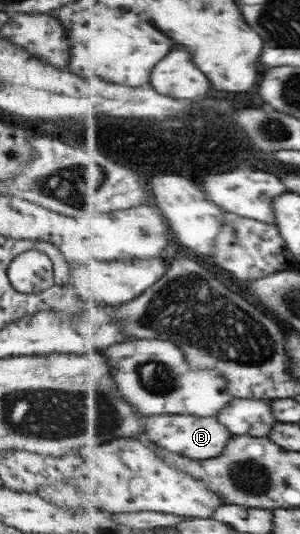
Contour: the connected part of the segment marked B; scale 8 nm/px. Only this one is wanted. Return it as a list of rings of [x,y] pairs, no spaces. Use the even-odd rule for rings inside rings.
[[[160,414],[145,417],[146,435],[150,435],[146,441],[156,445],[162,445],[167,452],[182,454],[183,456],[205,460],[218,457],[224,449],[228,449],[229,439],[236,436],[225,425],[222,425],[216,417],[198,417],[184,414]]]

